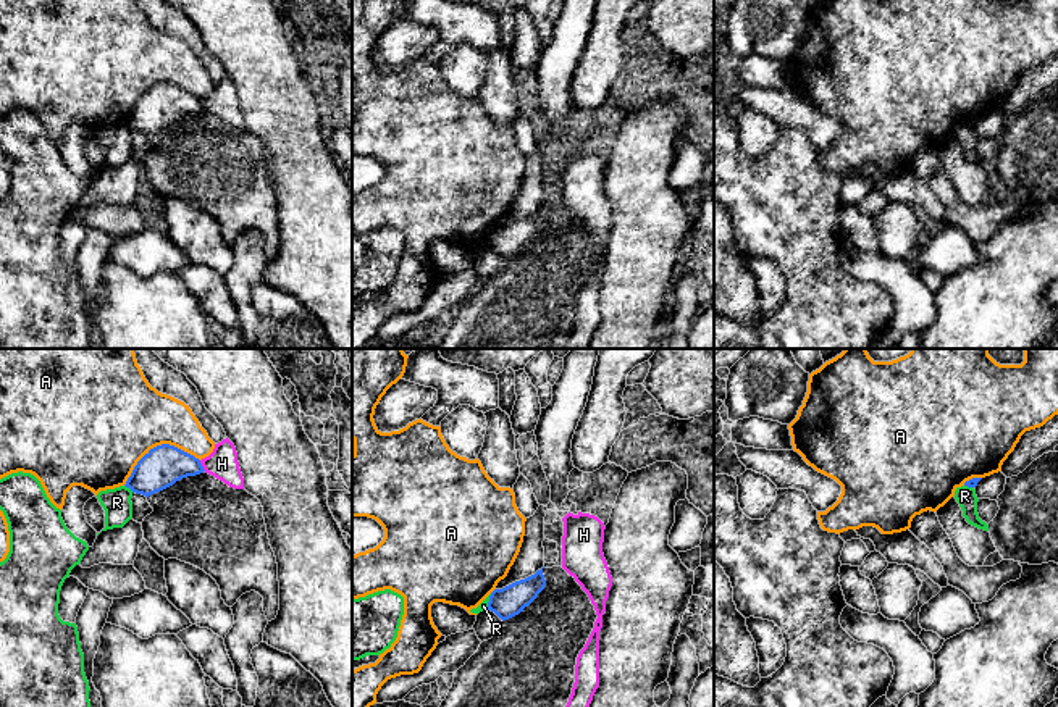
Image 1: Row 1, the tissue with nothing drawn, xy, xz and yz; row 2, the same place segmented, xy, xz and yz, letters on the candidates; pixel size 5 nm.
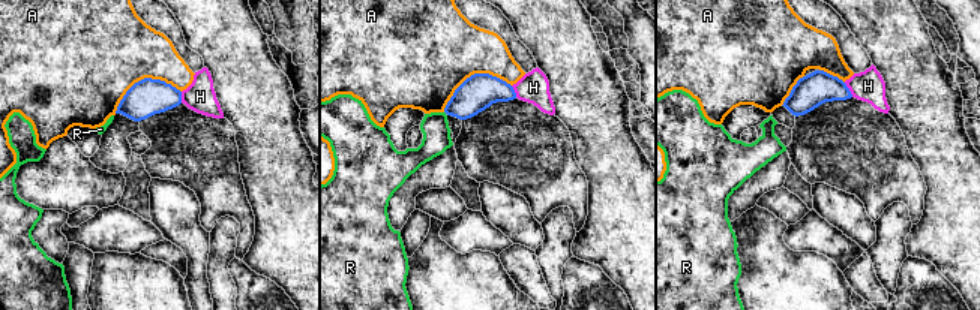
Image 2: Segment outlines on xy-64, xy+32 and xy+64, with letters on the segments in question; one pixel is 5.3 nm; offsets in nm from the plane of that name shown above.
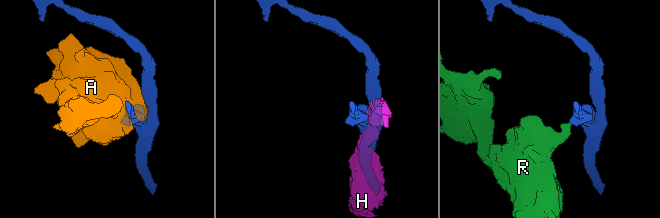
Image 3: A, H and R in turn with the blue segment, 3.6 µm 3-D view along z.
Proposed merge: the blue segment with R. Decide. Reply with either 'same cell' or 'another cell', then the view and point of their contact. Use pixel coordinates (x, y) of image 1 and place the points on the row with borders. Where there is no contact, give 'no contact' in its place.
another cell | xy (130, 488)

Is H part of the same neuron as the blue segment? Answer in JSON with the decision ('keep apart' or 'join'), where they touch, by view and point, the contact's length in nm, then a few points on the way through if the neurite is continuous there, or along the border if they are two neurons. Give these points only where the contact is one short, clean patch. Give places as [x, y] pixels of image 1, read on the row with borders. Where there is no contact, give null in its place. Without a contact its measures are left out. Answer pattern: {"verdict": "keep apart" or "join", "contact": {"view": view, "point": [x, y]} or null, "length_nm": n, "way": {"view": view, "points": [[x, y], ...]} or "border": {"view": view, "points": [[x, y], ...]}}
{"verdict": "keep apart", "contact": {"view": "xy", "point": [201, 465]}, "length_nm": 70}

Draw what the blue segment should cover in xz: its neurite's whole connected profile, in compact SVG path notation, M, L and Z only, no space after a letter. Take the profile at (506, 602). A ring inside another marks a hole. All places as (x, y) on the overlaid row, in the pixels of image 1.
M541 568L525 579L515 581L502 589L494 589L489 596L488 610L494 612L502 621L509 620L523 612L544 586L546 579Z

